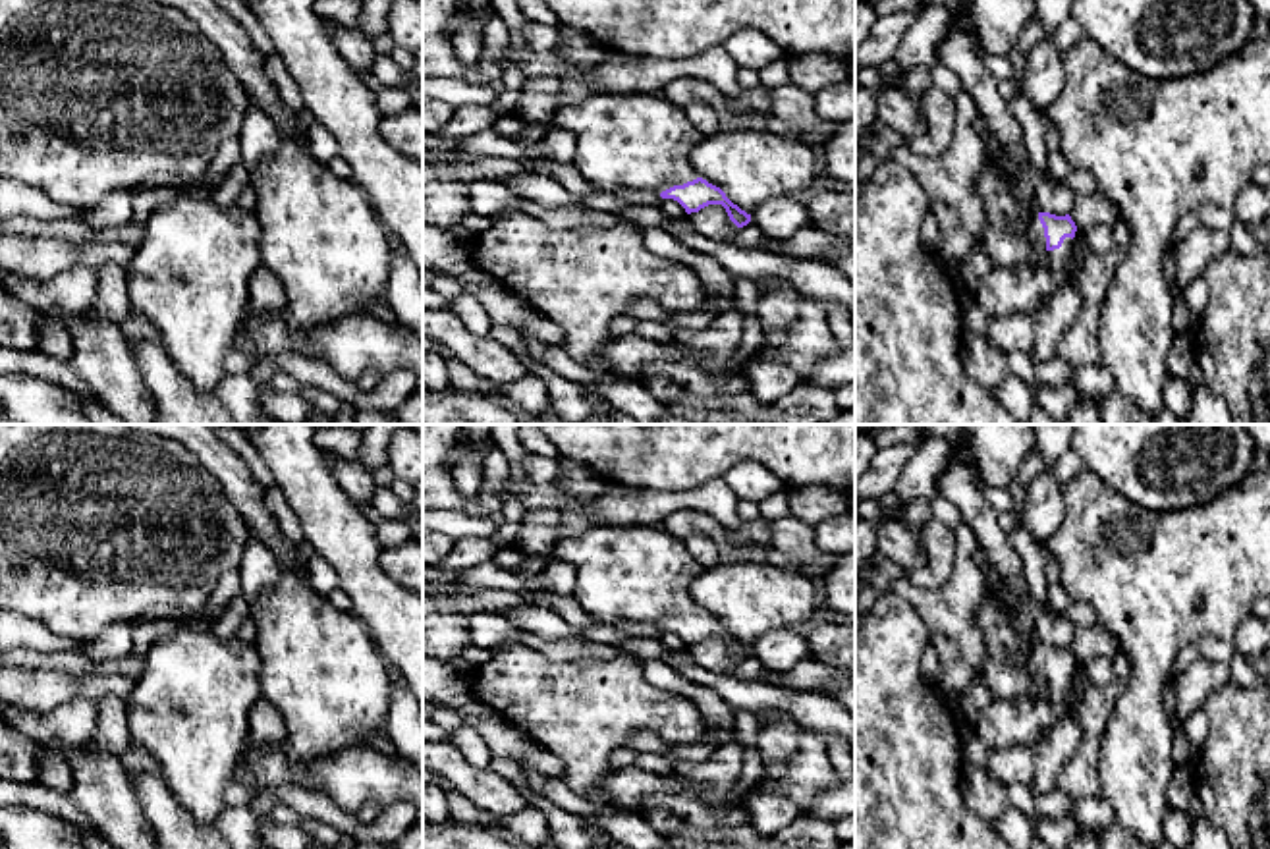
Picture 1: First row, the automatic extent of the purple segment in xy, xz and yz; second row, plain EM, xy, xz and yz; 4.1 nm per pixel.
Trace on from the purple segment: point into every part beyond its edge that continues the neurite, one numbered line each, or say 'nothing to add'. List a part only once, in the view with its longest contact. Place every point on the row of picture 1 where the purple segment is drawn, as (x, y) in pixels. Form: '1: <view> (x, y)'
1: xz (624, 139)

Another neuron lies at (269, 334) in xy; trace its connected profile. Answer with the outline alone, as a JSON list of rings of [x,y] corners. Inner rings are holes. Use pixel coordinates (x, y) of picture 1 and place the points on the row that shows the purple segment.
[[[249,313],[241,326],[237,351],[278,355],[290,349],[290,330],[280,313],[257,315]]]

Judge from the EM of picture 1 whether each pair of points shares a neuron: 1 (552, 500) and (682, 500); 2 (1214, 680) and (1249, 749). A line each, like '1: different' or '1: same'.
1: same
2: different

